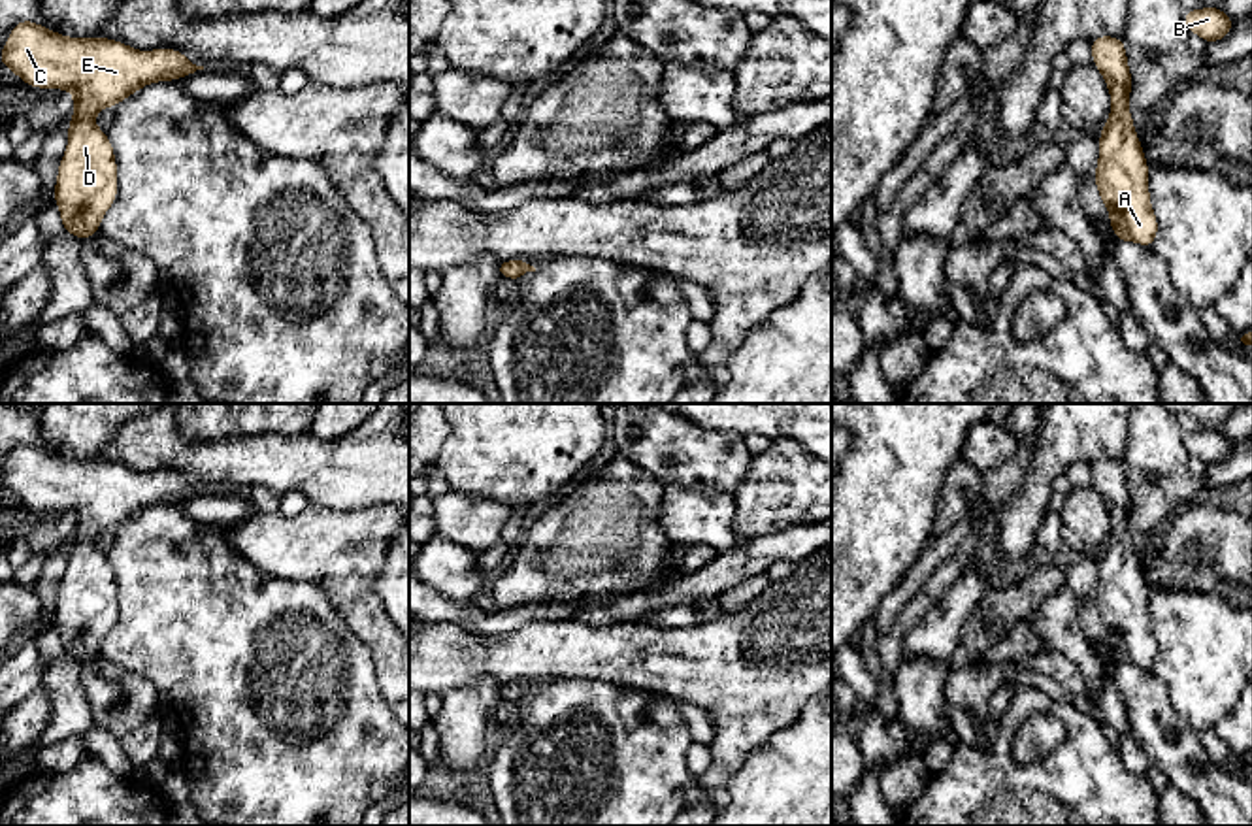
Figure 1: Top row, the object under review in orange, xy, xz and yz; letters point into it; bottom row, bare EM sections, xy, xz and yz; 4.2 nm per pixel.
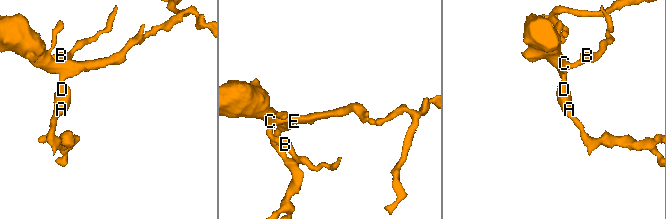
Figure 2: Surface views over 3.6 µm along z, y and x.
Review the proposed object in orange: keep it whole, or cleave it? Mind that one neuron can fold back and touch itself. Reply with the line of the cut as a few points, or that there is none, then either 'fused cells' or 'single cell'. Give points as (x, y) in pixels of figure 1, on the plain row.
no cut; single cell

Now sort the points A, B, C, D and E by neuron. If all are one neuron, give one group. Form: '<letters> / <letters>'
A B C D E

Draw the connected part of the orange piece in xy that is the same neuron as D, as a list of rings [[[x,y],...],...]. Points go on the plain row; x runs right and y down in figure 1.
[[[34,443],[13,449],[0,485],[30,509],[74,515],[68,570],[58,585],[53,620],[62,653],[79,662],[98,656],[104,636],[117,620],[113,568],[92,539],[149,505],[204,492],[172,470],[136,473],[98,458],[68,460]]]

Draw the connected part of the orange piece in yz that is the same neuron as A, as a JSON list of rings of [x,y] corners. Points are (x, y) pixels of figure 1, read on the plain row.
[[[1103,456],[1090,464],[1090,473],[1112,522],[1109,543],[1101,551],[1099,583],[1092,602],[1109,632],[1116,662],[1152,669],[1158,641],[1150,628],[1148,586],[1128,532],[1131,494],[1124,462]]]

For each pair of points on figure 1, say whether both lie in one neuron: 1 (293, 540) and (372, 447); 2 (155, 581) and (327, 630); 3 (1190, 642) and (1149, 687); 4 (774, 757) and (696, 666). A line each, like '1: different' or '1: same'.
1: different
2: same
3: different
4: different

